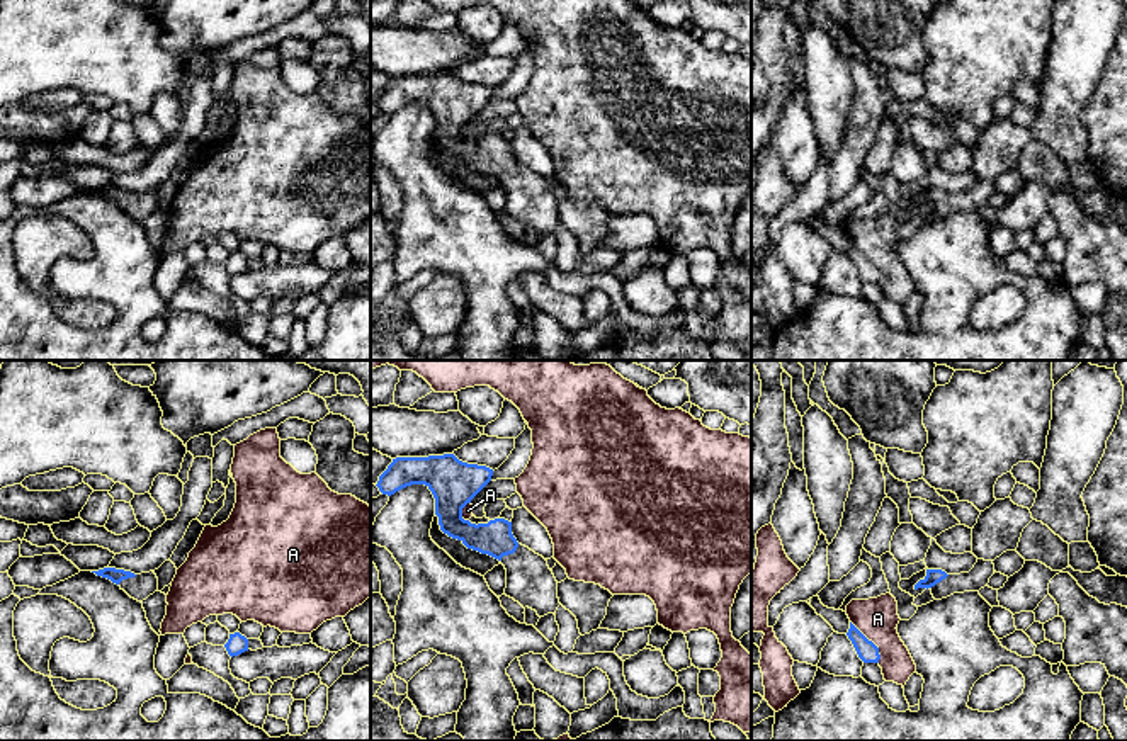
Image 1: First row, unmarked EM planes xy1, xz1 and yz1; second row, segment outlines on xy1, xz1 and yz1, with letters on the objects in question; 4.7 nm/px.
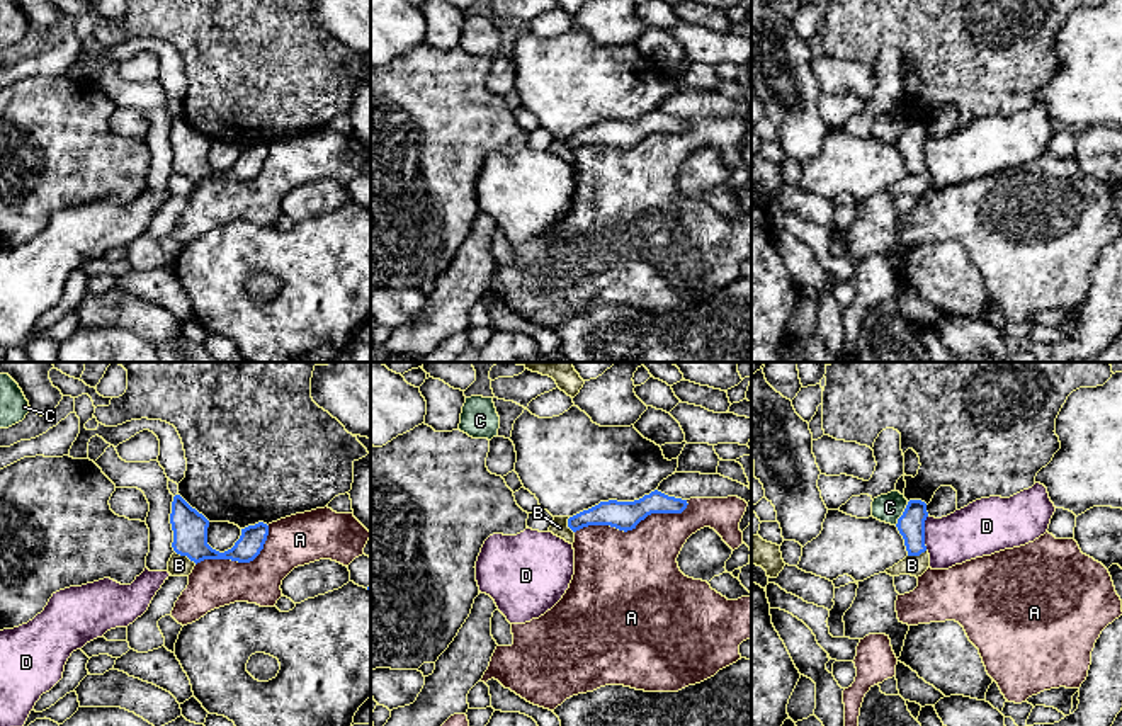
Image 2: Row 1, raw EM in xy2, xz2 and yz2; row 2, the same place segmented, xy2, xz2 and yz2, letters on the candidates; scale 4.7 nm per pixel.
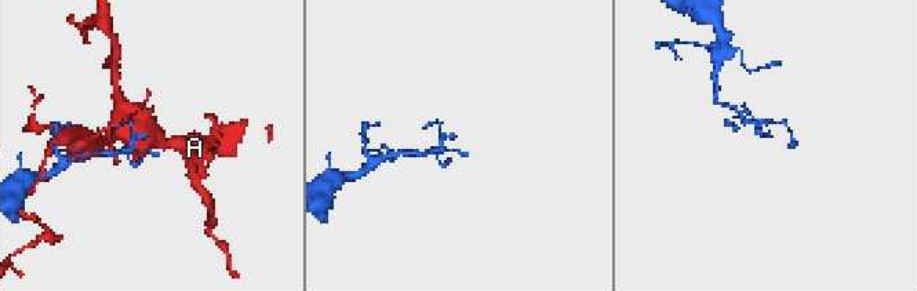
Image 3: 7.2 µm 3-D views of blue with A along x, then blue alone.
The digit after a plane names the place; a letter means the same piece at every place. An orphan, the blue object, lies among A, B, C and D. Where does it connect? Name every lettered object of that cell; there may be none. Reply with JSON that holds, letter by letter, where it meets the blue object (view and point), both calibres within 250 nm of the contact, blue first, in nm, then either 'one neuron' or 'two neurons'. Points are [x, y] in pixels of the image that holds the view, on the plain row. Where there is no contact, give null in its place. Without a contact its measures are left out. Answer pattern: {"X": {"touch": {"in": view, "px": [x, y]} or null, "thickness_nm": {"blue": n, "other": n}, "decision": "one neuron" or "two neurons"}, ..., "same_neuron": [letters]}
{"A": {"touch": {"in": "xz2", "px": [631, 148]}, "thickness_nm": {"blue": 140, "other": 480}, "decision": "two neurons"}, "B": {"touch": {"in": "xy2", "px": [186, 174]}, "thickness_nm": {"blue": 160, "other": 100}, "decision": "two neurons"}, "C": {"touch": {"in": "yz2", "px": [903, 133]}, "thickness_nm": {"blue": 130, "other": 130}, "decision": "two neurons"}, "D": {"touch": {"in": "yz2", "px": [923, 152]}, "thickness_nm": {"blue": 130, "other": 260}, "decision": "two neurons"}, "same_neuron": []}

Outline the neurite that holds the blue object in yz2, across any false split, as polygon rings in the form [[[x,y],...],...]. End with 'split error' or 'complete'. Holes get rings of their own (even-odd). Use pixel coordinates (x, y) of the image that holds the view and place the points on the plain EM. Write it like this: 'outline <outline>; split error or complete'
outline [[[910,119],[903,134],[898,138],[898,150],[904,158],[908,175],[920,175],[926,170],[925,165],[925,139],[928,136],[926,122]]]; complete

